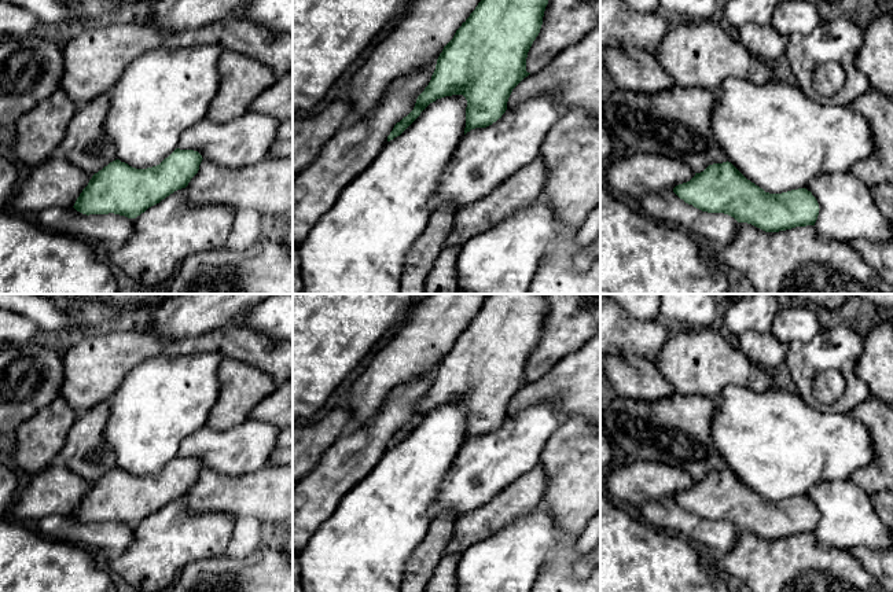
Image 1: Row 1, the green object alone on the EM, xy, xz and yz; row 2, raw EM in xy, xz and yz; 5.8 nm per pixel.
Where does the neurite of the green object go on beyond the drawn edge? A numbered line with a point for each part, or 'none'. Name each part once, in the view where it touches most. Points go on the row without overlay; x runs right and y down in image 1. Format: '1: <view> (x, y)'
1: xz (355, 453)

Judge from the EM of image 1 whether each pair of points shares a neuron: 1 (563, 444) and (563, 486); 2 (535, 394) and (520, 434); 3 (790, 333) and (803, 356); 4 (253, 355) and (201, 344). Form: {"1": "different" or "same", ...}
{"1": "same", "2": "different", "3": "different", "4": "same"}

